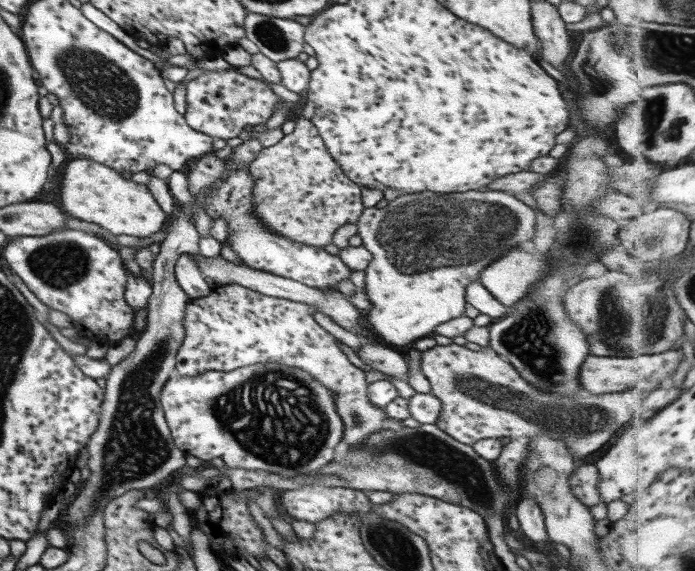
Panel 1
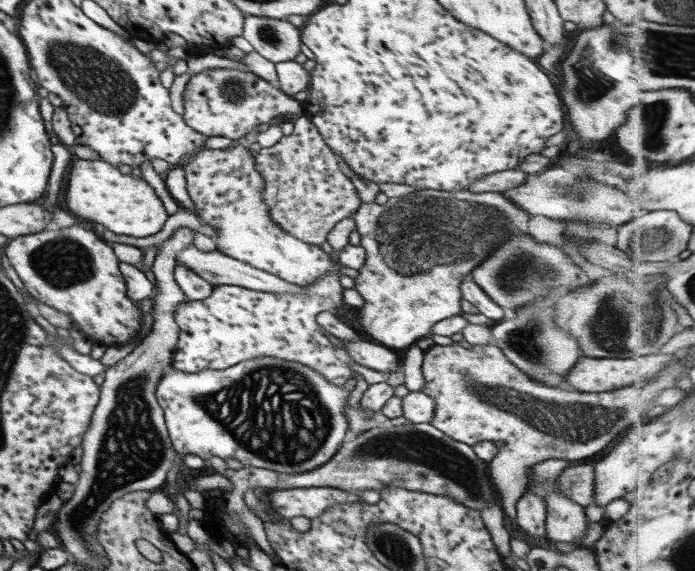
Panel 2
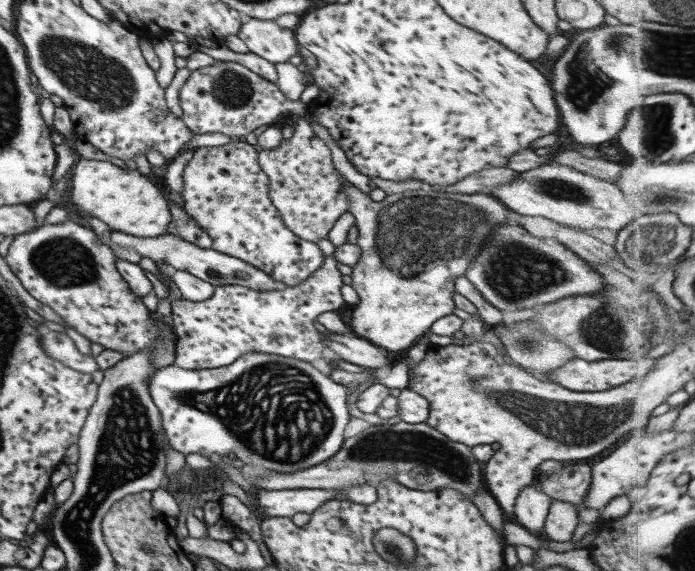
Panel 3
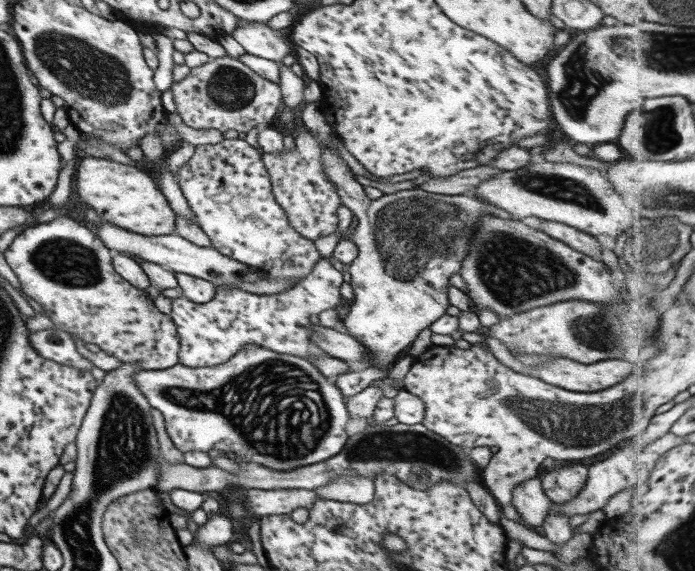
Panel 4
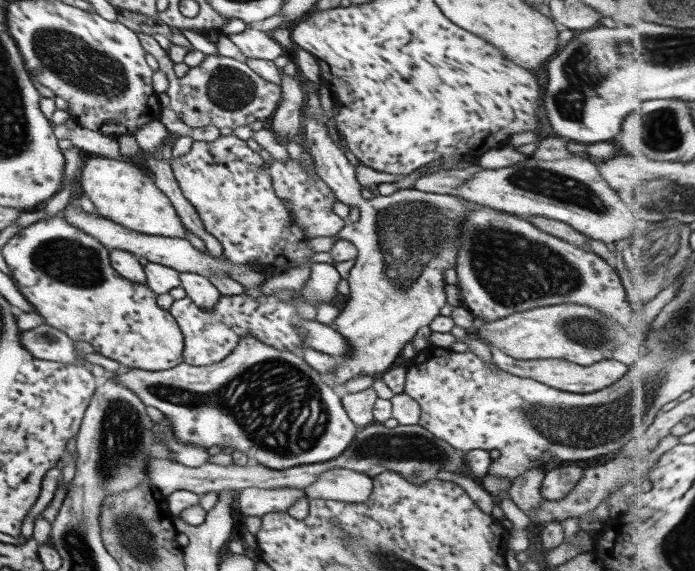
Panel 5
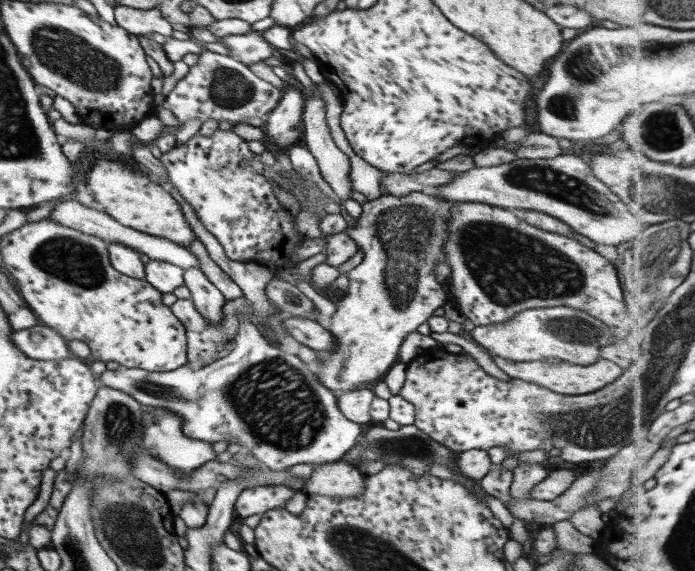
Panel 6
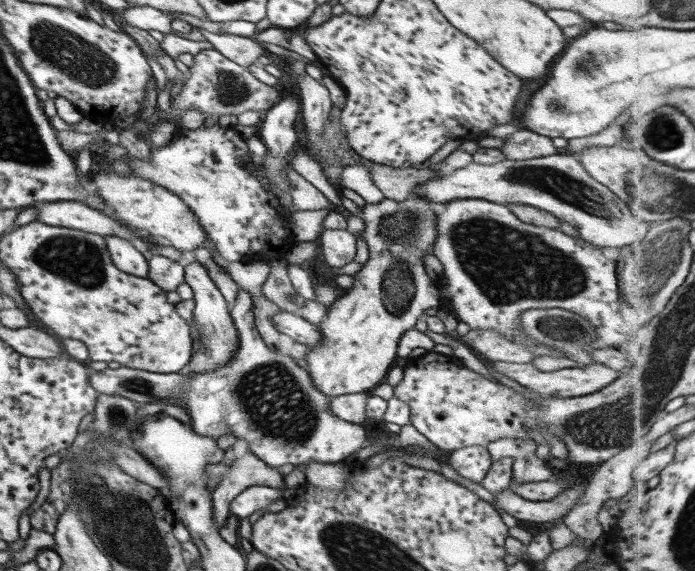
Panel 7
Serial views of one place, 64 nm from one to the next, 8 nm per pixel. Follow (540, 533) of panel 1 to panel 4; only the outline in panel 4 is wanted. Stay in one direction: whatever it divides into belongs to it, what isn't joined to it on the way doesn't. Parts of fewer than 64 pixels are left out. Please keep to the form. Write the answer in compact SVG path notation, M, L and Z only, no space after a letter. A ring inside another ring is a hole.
M536 474L534 479L527 479L512 491L512 507L524 519L526 526L540 526L548 516L552 500L544 494L542 477Z

